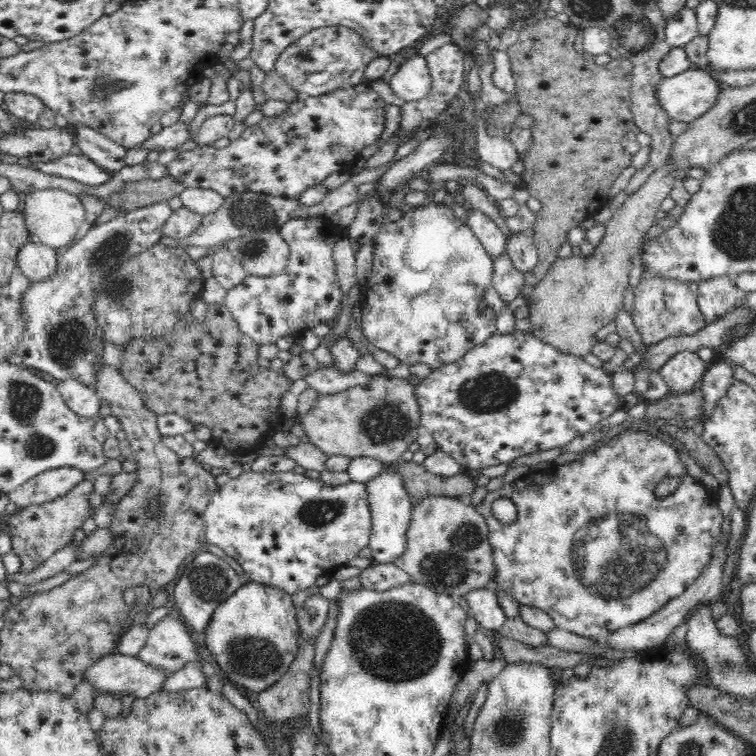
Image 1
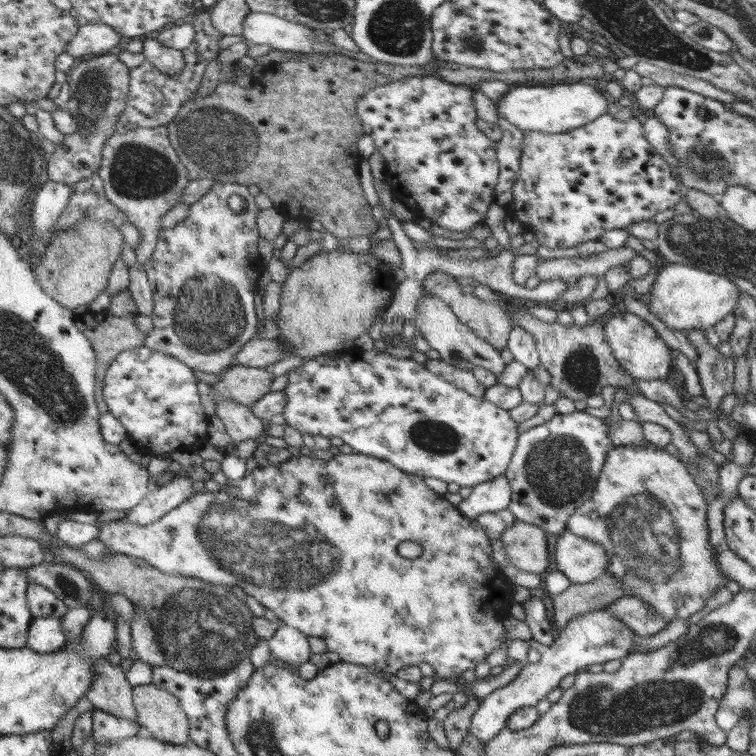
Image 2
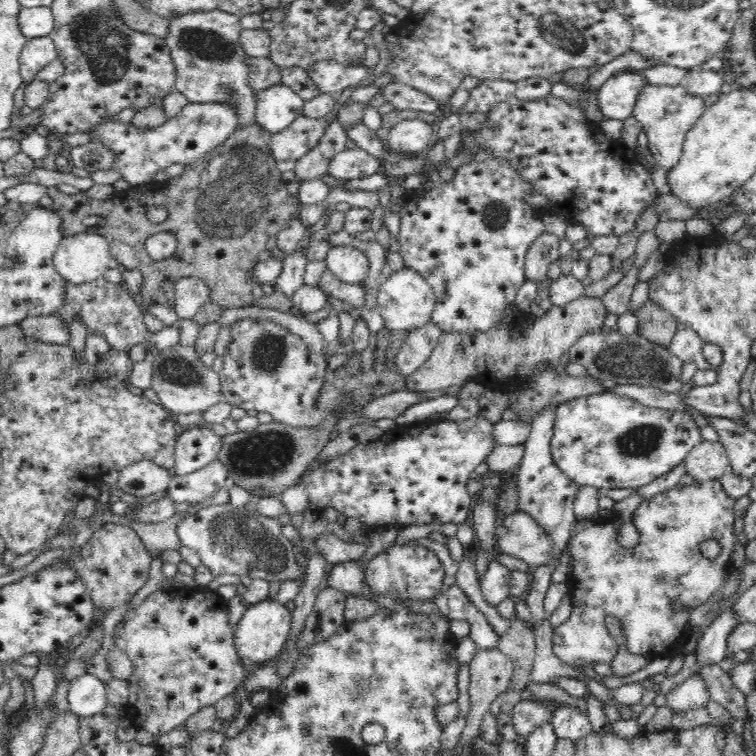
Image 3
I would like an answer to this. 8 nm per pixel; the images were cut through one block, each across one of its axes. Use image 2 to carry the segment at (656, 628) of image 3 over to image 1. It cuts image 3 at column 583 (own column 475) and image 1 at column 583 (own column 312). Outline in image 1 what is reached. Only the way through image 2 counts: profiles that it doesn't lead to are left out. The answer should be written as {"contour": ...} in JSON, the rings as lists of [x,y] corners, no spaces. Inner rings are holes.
{"contour":[[[627,430],[613,437],[604,447],[600,447],[592,453],[587,453],[582,460],[552,466],[544,471],[537,470],[536,474],[530,474],[524,479],[520,478],[493,492],[488,491],[477,509],[488,523],[494,566],[497,570],[497,577],[494,578],[497,588],[507,591],[520,605],[528,605],[546,612],[558,628],[573,632],[578,636],[586,636],[594,641],[602,640],[608,634],[612,634],[616,630],[622,630],[626,626],[642,622],[642,620],[658,612],[660,608],[664,608],[664,605],[668,604],[670,600],[680,596],[704,572],[704,568],[710,564],[717,539],[721,536],[723,521],[722,511],[718,506],[717,493],[706,491],[698,480],[687,474],[686,466],[682,463],[680,453],[675,447],[645,432],[645,430]],[[672,476],[680,478],[680,484],[676,490],[668,496],[657,498],[656,492],[654,492],[656,485],[665,477]],[[502,497],[510,498],[518,507],[518,520],[514,524],[502,524],[493,515],[492,502]]]}

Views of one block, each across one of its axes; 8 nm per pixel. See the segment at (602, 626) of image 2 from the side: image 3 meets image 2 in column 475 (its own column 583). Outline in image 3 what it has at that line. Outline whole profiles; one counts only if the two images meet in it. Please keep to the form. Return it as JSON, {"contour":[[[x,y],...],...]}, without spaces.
{"contour":[[[569,704],[556,706],[551,723],[558,739],[571,740],[572,742],[594,732],[588,715]]]}

